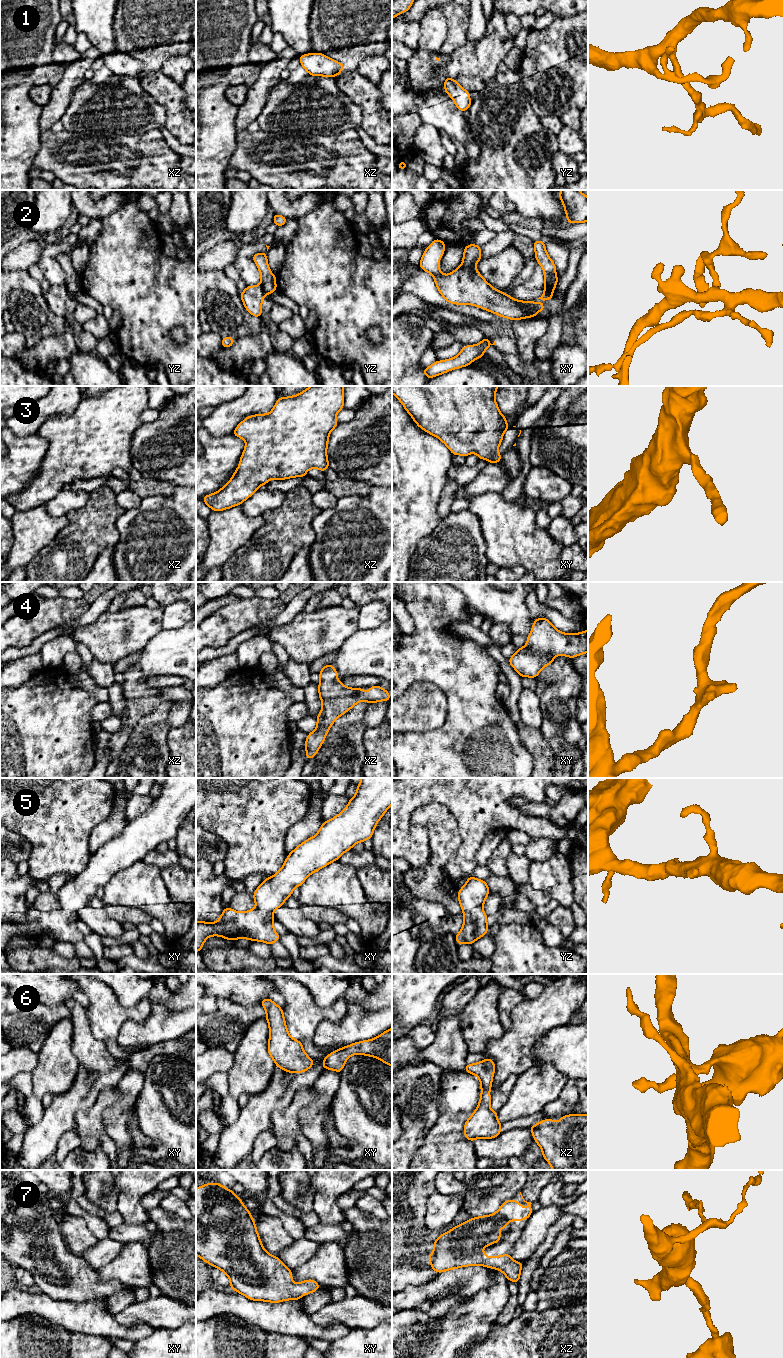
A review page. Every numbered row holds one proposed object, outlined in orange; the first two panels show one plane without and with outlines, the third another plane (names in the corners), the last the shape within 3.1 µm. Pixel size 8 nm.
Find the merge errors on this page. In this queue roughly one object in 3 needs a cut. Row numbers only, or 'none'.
2

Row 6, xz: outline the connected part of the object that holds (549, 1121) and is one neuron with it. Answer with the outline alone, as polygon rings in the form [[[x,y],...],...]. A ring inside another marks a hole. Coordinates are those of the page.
[[[588,1114],[564,1115],[556,1122],[547,1118],[529,1129],[552,1170],[588,1170]]]

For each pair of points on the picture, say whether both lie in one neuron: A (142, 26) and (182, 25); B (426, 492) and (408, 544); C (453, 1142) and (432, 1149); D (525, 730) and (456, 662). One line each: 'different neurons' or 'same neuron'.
A: same neuron
B: same neuron
C: same neuron
D: different neurons

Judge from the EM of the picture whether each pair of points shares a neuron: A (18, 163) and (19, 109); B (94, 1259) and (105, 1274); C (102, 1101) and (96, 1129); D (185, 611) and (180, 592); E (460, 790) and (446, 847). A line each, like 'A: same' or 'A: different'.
A: same
B: different
C: same
D: different
E: different

